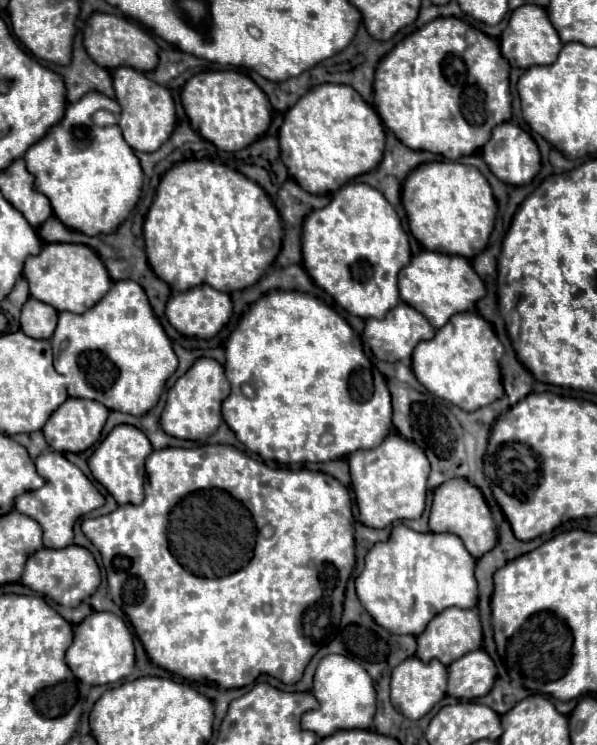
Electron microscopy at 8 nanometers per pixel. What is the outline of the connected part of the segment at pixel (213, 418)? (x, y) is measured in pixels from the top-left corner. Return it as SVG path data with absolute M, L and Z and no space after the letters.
M198 358L184 376L176 380L176 384L168 390L166 400L166 424L164 424L164 412L160 418L160 424L166 434L186 440L200 440L208 438L216 432L216 428L222 422L220 406L222 400L230 394L230 382L224 376L224 368L214 358Z

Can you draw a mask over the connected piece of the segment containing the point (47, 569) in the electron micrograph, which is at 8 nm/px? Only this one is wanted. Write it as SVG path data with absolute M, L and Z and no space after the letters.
M66 546L66 548L40 548L32 554L24 566L24 574L20 580L24 586L32 588L34 592L52 598L56 604L62 606L78 606L82 600L92 596L100 584L100 568L90 550L84 546Z

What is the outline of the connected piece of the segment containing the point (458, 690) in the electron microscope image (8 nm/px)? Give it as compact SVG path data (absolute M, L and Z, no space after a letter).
M480 648L448 666L448 694L454 698L480 698L490 692L496 678L492 658Z

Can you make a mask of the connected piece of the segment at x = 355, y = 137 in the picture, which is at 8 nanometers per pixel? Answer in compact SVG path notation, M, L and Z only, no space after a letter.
M346 84L310 88L284 116L278 132L280 158L290 176L310 194L336 192L346 180L374 170L384 152L384 126L376 110Z

